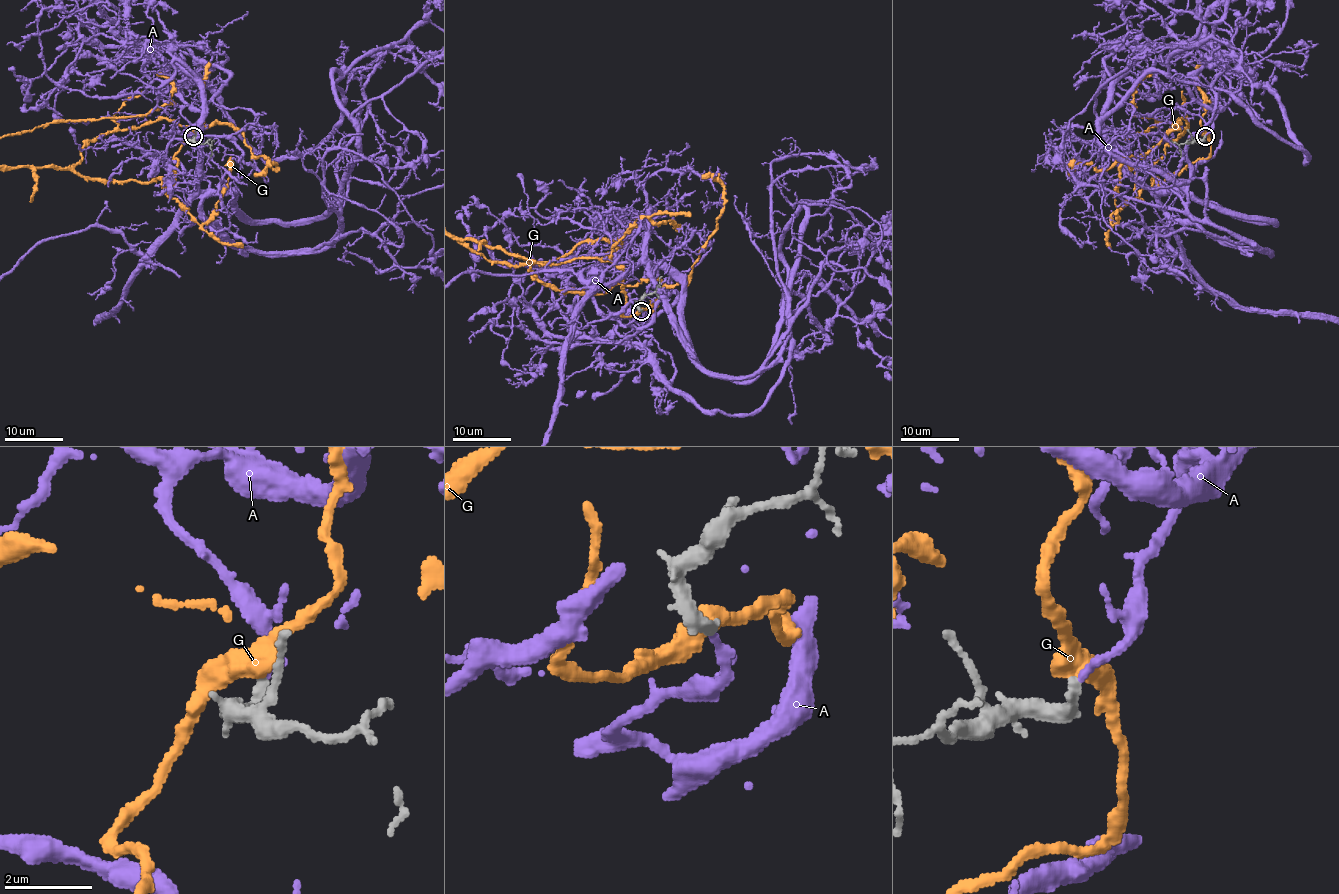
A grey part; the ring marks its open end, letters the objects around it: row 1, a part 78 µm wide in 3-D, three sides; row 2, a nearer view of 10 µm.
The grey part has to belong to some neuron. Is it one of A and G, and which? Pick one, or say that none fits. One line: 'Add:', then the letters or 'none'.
Add: A

